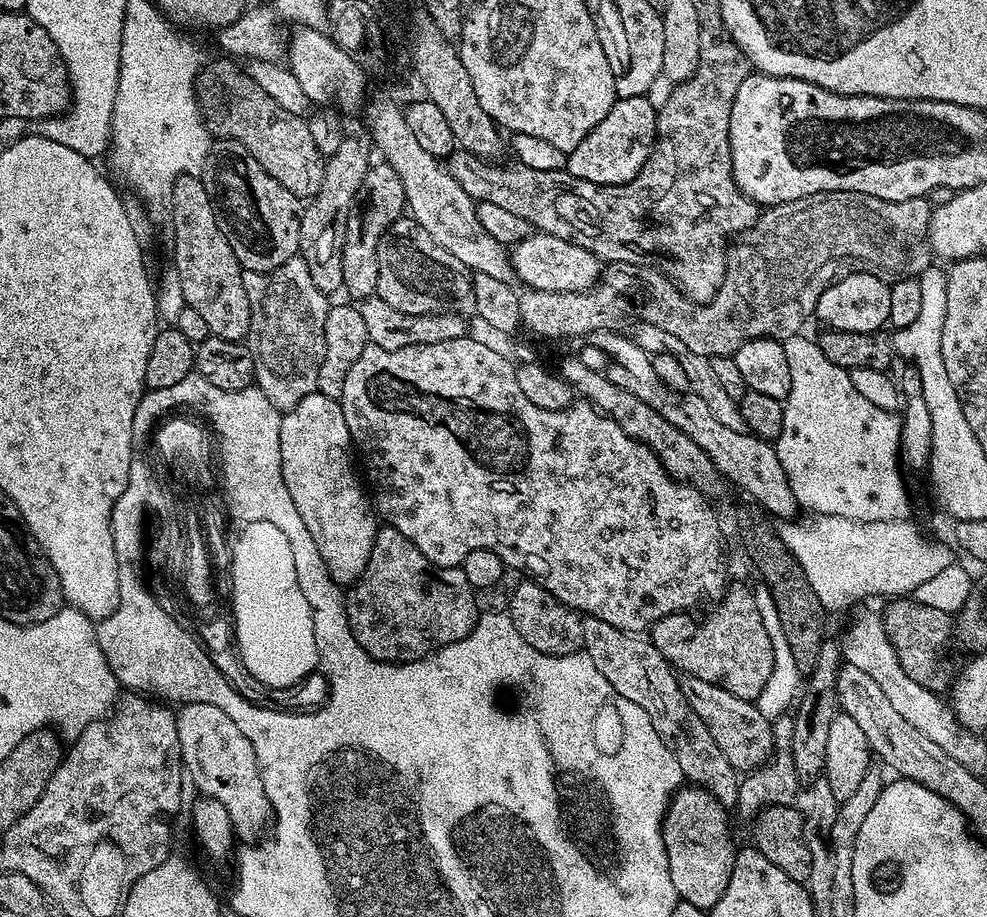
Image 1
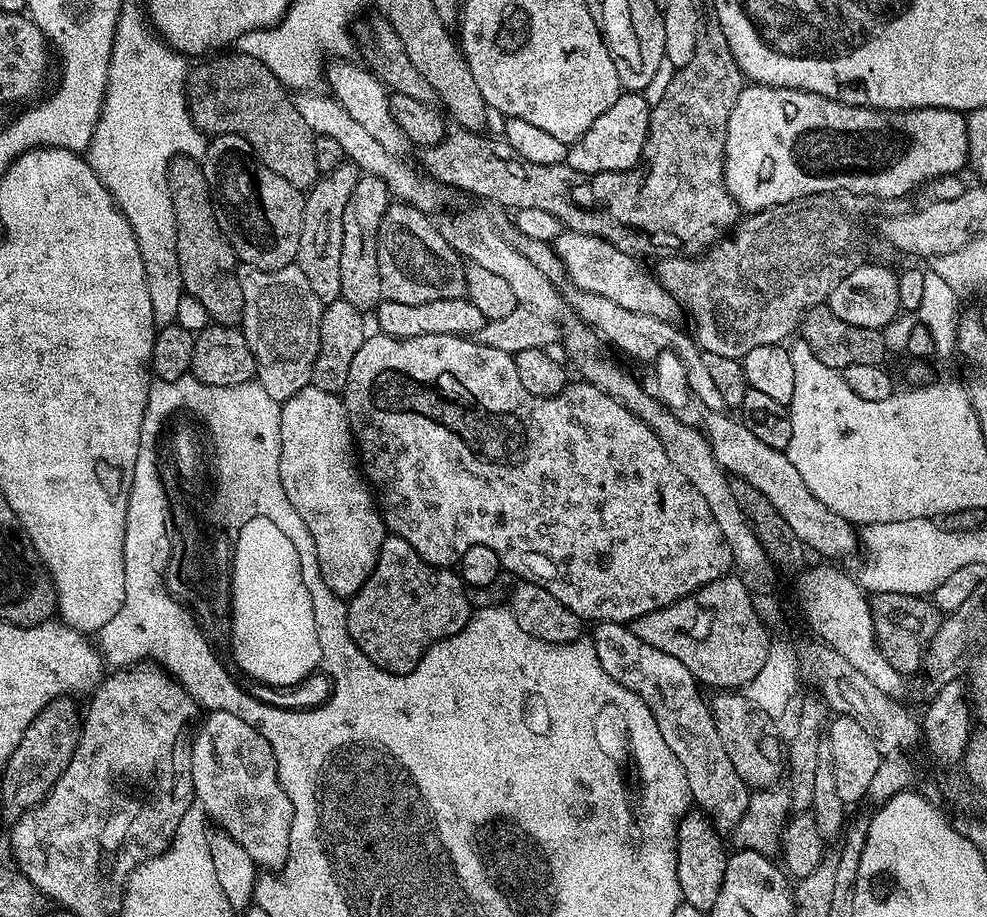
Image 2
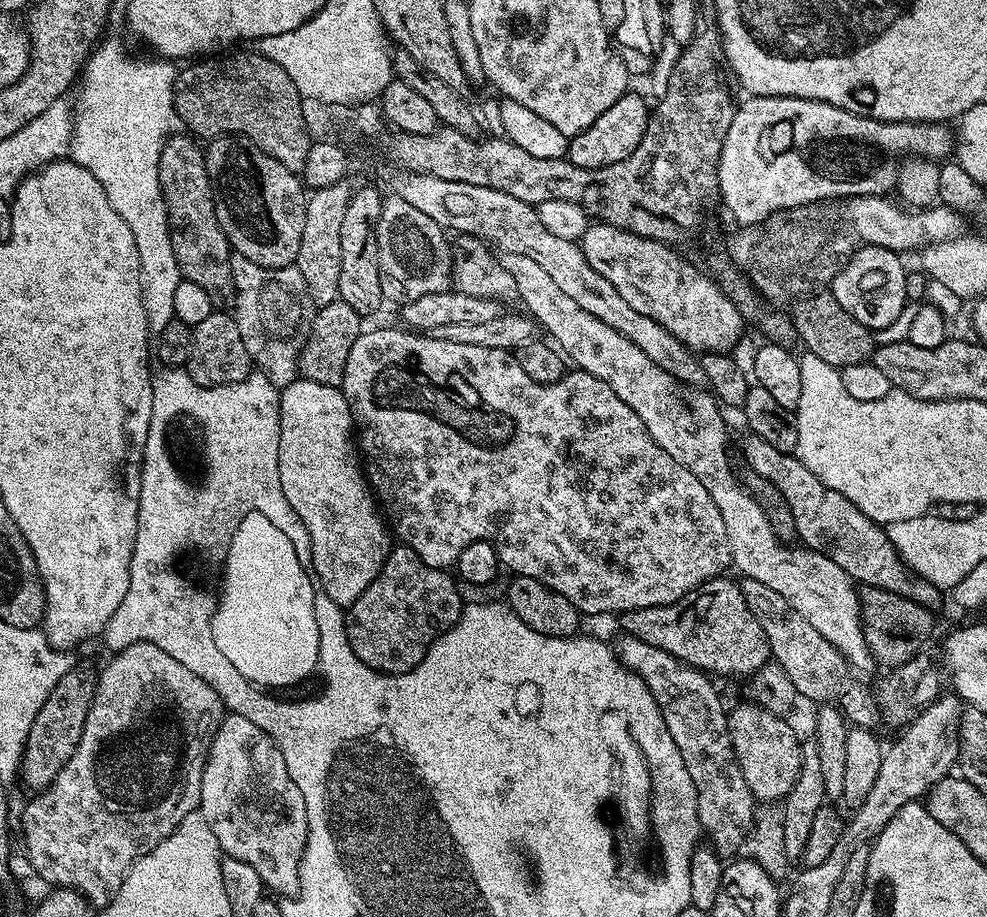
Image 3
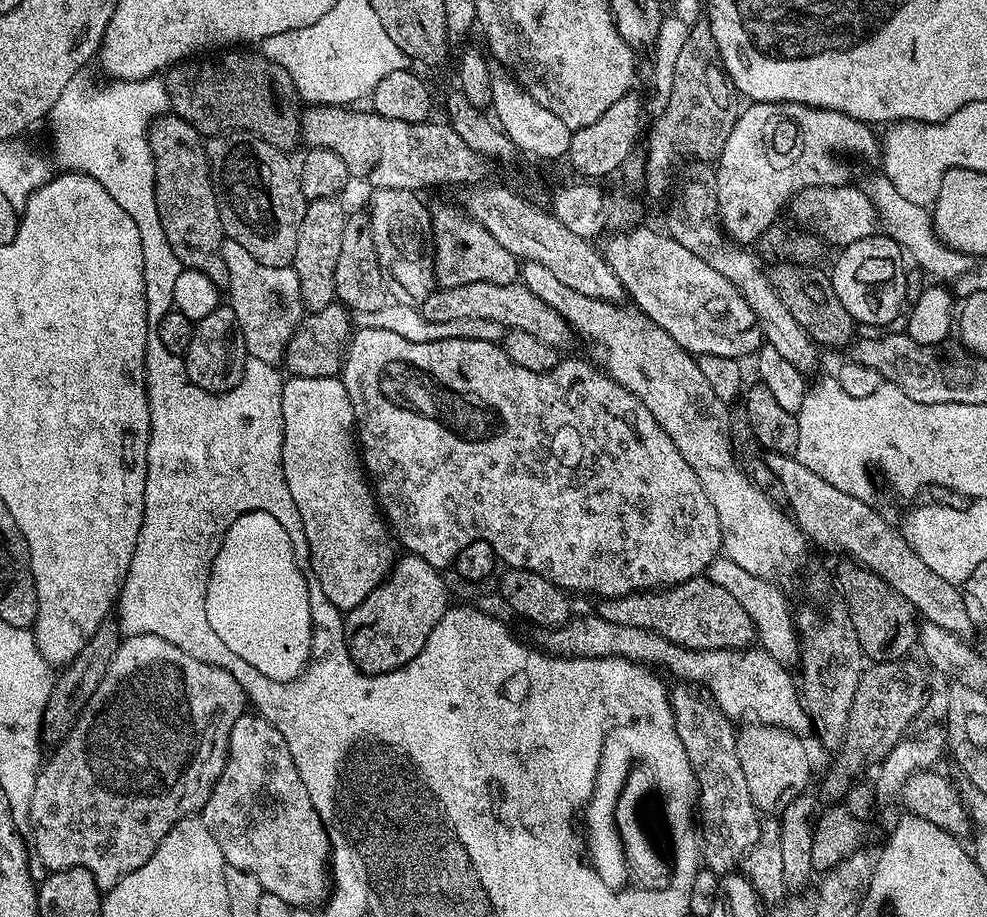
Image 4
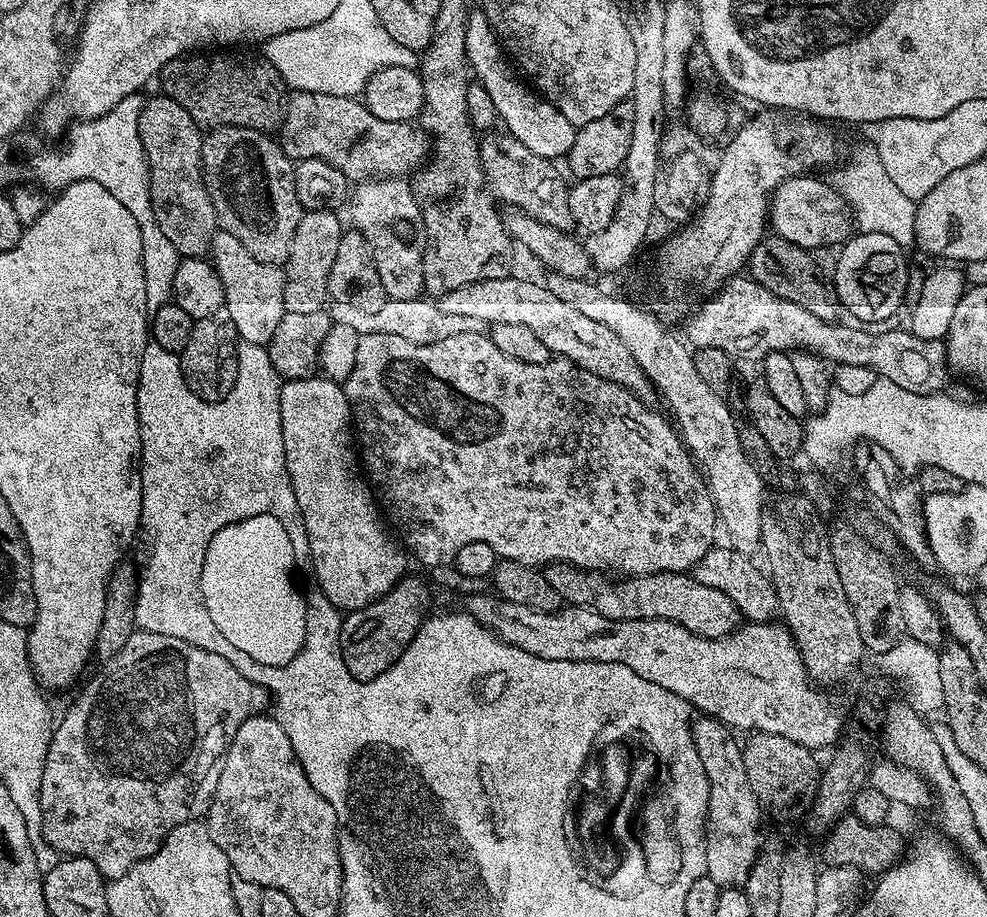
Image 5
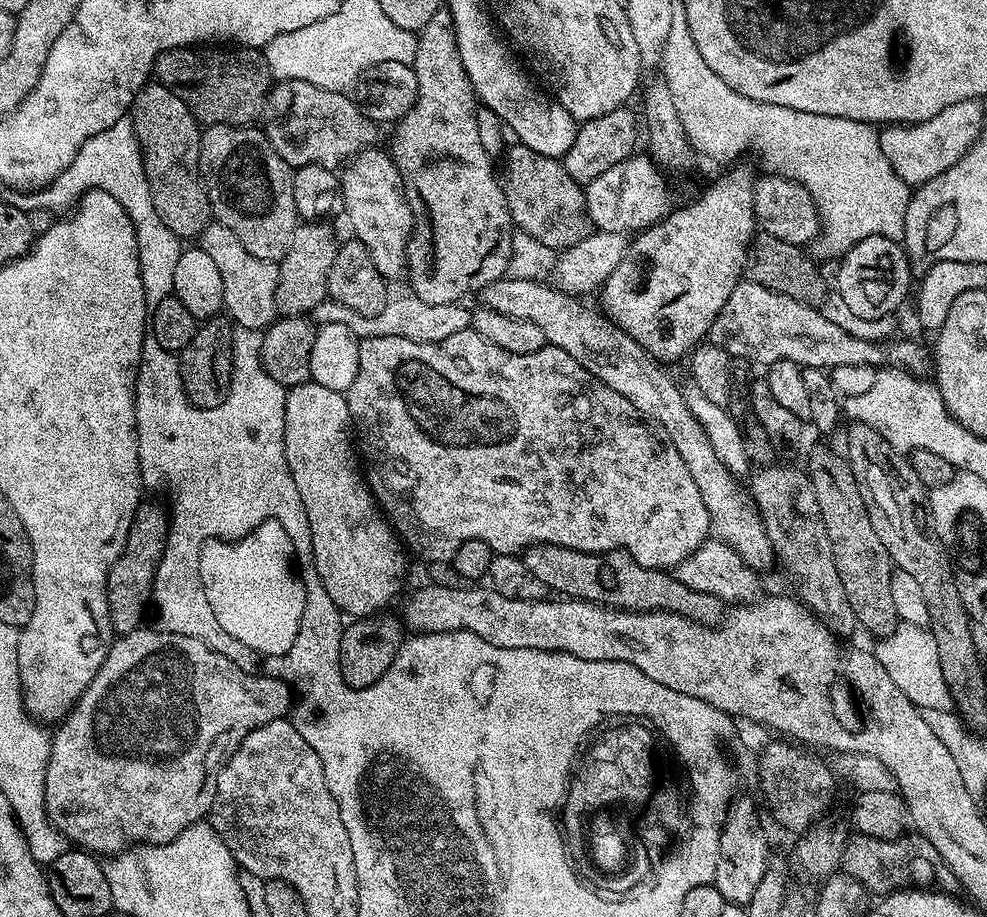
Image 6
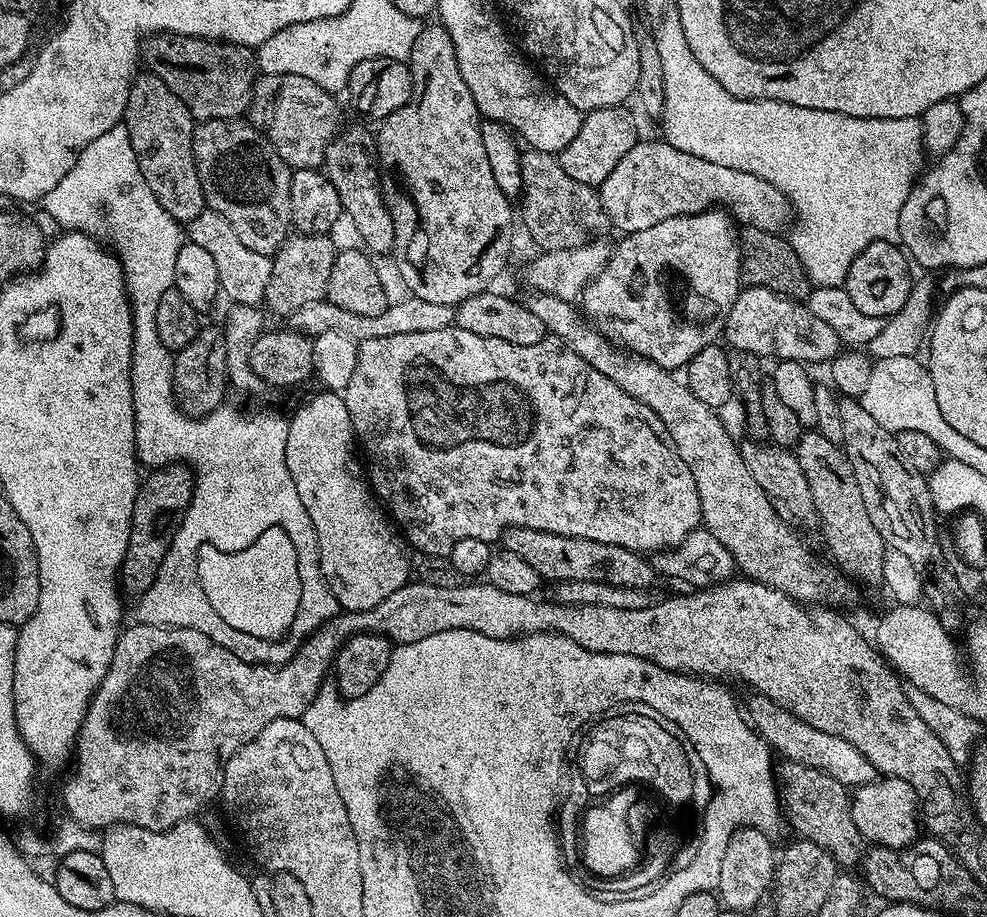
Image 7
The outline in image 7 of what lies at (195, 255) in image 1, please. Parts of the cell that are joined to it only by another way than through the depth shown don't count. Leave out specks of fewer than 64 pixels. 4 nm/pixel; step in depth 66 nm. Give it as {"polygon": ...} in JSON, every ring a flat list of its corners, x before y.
{"polygon":[[145,71,132,81,122,123,130,134,138,166,162,210,181,222,198,218,198,214,206,211,206,201,192,145,194,121,182,98,171,92,162,78]]}

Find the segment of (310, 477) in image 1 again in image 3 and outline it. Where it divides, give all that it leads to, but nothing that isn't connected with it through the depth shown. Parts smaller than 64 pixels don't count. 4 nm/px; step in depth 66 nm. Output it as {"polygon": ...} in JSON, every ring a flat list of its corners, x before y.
{"polygon":[[297,378,280,392,278,479,282,482,282,494,286,494,286,502,294,506,294,514,298,514,310,534,311,571,318,581,319,591,334,598,339,608,351,608,362,590,366,590,366,586,378,578,386,562,390,551,390,528,378,511,377,501,354,443,352,407,337,385]]}

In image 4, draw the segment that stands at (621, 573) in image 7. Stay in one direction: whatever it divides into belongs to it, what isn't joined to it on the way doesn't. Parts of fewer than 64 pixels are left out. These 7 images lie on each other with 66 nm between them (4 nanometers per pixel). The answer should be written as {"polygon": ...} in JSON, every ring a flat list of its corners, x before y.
{"polygon":[[707,578,687,580,671,585,667,590,632,592,628,596,609,599,605,604,608,604,602,609,605,620,657,632,659,636,665,636,670,642,681,644,683,648,744,650,753,643,757,635,750,614,742,610,738,598,734,598,734,594,730,594,722,586,714,586,714,582]]}

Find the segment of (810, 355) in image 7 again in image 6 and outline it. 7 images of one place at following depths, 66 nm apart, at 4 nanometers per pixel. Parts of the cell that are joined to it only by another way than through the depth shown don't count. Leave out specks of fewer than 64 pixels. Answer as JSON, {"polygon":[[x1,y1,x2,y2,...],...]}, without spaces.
{"polygon":[[750,279,737,284,728,299,728,307,721,316,714,318,712,327,711,343,722,345,736,360,747,360,753,365,767,366,779,360,789,360,803,369,831,370,838,366,856,365,879,369,887,365,921,378,927,377,934,368,933,353,929,349,927,352,916,340,896,338,884,343,856,338,824,318,819,307,794,302,794,298,766,290,766,286,758,286]]}

